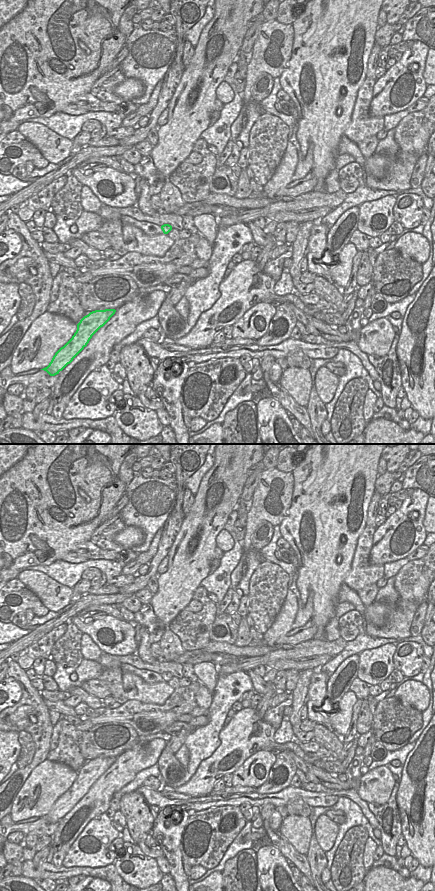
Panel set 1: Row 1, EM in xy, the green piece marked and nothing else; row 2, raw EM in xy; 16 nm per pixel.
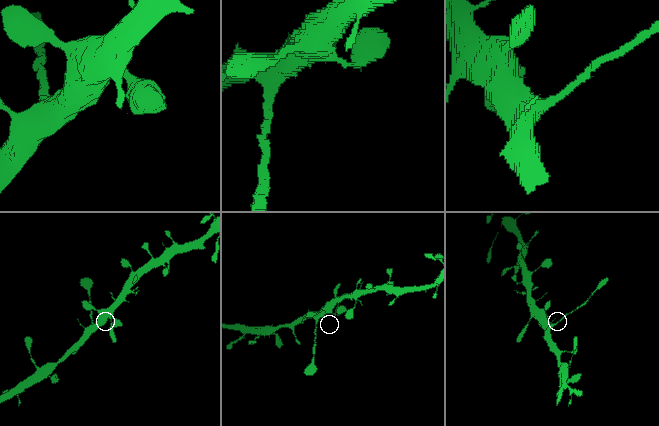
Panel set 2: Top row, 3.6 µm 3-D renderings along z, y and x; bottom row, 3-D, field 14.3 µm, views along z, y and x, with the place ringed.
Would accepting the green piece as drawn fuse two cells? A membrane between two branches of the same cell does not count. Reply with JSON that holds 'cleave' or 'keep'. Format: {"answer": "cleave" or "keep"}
{"answer": "cleave"}

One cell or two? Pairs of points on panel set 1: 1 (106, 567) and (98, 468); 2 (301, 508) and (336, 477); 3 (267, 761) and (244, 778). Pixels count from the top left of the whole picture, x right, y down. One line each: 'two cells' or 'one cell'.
1: two cells
2: one cell
3: one cell

